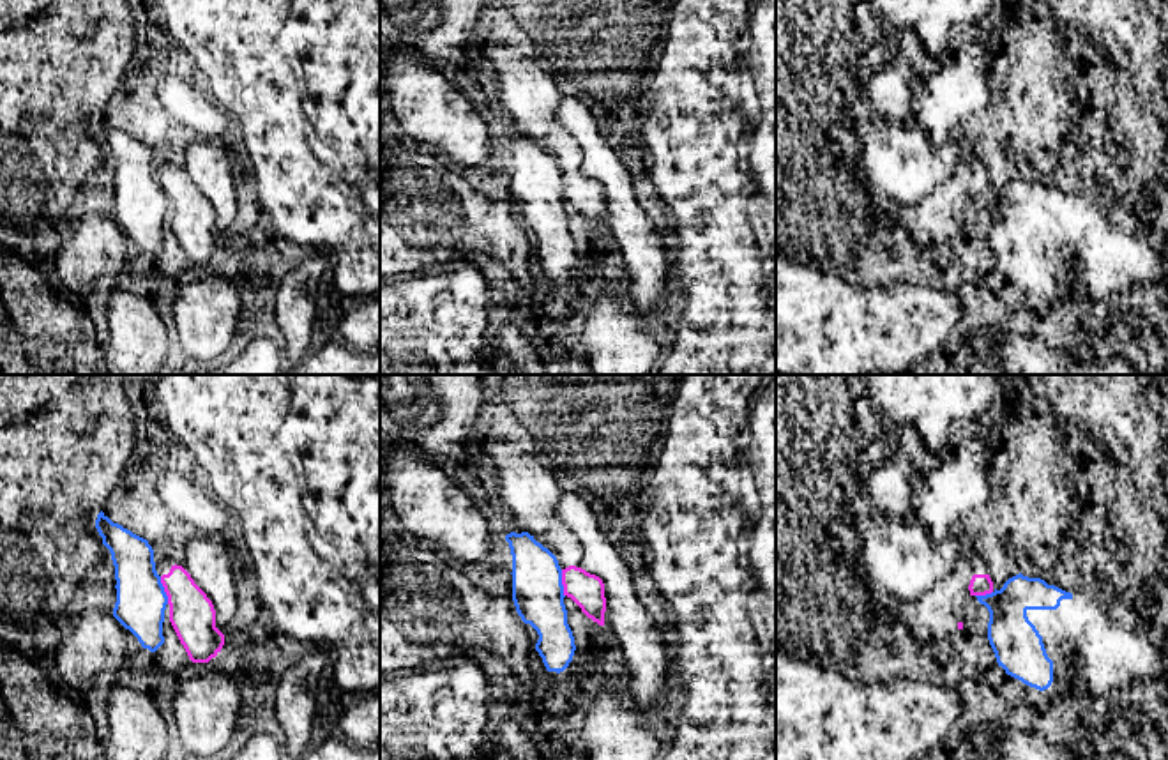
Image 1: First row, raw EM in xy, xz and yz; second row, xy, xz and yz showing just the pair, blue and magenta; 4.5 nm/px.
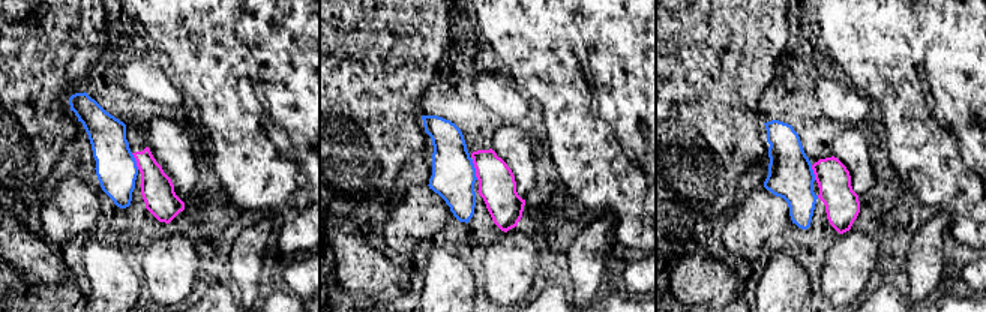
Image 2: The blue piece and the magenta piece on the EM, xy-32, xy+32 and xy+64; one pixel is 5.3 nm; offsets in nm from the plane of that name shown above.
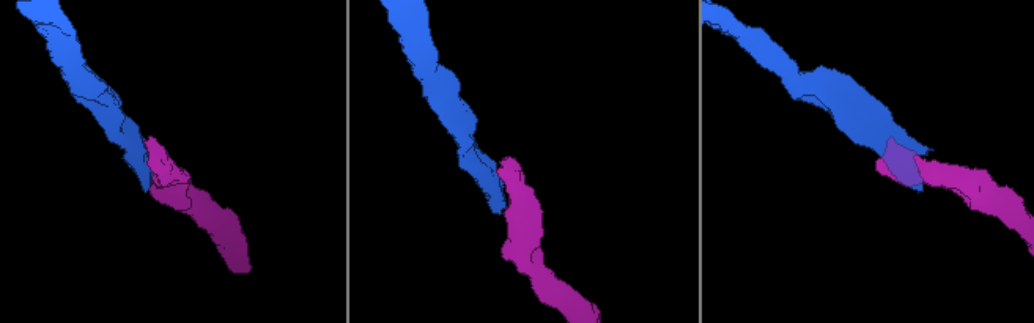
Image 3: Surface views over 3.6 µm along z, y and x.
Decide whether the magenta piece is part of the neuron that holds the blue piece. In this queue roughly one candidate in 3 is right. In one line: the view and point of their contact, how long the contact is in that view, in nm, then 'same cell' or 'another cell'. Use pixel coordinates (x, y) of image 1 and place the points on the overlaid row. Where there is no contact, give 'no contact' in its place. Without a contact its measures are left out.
xy (163, 591) | 130 nm | another cell

